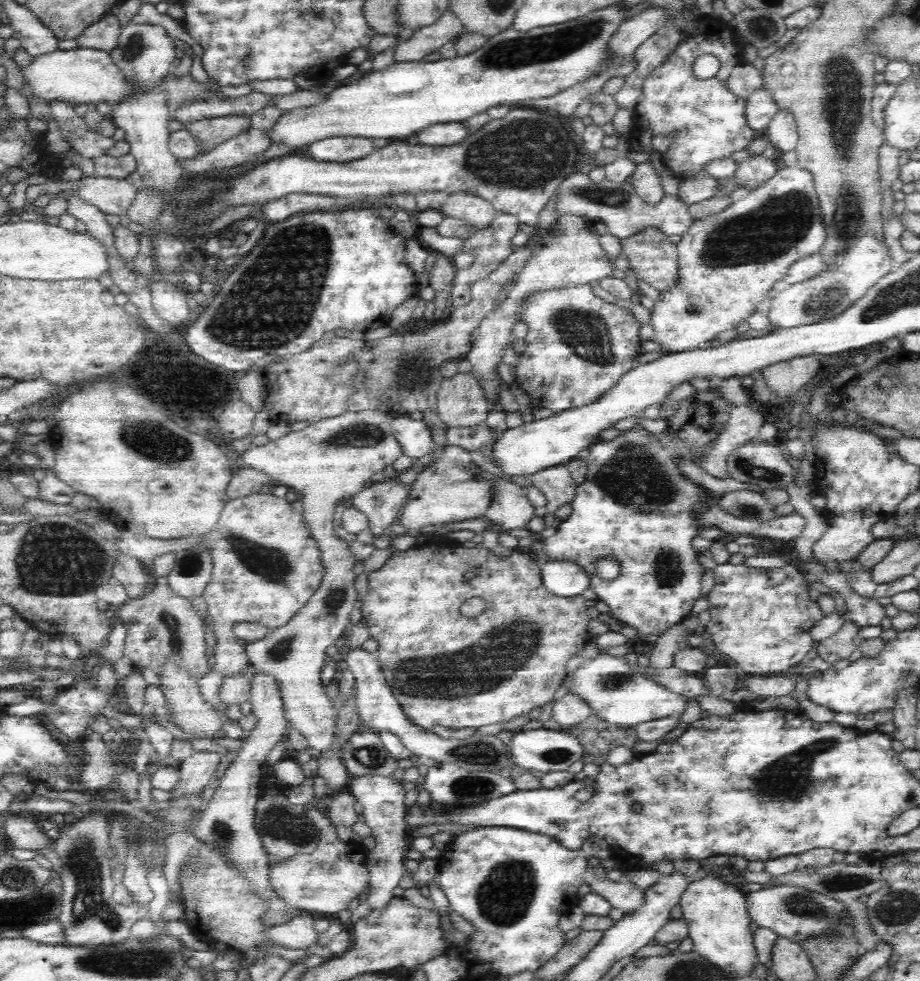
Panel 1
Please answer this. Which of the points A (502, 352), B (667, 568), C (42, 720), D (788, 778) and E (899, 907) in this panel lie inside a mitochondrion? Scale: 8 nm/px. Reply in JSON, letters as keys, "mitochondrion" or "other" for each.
{"A":"other","B":"mitochondrion","C":"other","D":"mitochondrion","E":"mitochondrion"}

